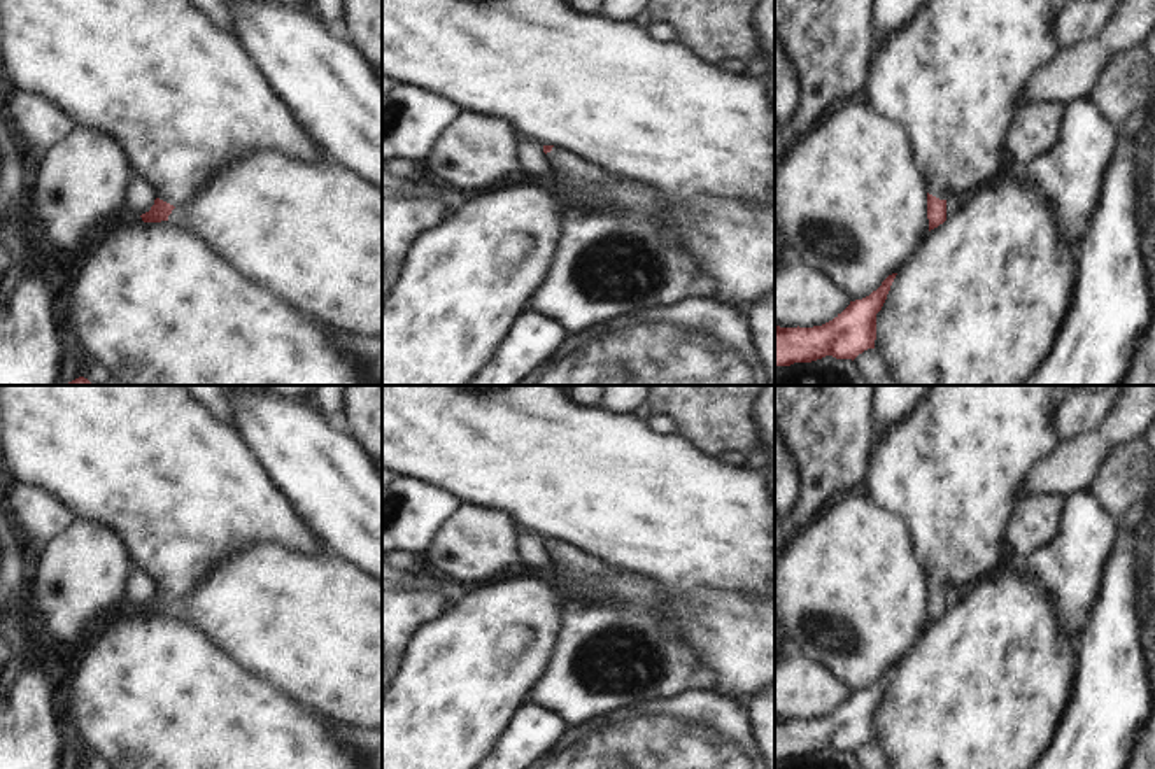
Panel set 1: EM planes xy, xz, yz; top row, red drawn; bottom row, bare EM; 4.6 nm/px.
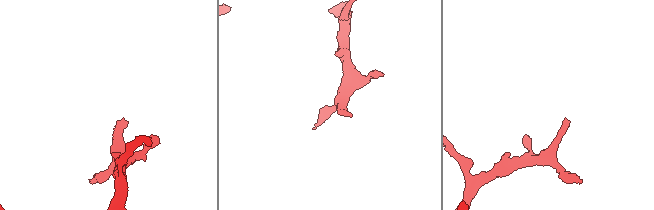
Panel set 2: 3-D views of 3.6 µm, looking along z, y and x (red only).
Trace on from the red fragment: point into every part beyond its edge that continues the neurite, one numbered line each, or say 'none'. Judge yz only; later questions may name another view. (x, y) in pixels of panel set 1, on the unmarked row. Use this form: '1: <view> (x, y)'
1: yz (954, 470)

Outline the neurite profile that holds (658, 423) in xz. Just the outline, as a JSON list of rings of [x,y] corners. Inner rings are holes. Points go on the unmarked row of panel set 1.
[[[652,413],[645,420],[645,426],[657,434],[675,434],[677,433],[677,426],[673,419],[664,413]]]

